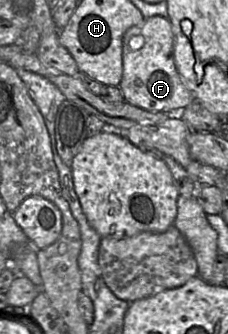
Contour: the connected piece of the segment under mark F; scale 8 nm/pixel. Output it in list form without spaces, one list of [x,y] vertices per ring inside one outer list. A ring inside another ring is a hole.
[[[151,16],[125,32],[122,63],[123,71],[119,87],[124,100],[134,106],[149,111],[169,112],[173,109],[184,108],[196,99],[177,71],[174,60],[174,34],[167,17]],[[135,35],[141,35],[146,40],[139,50],[130,49],[129,40]]]

